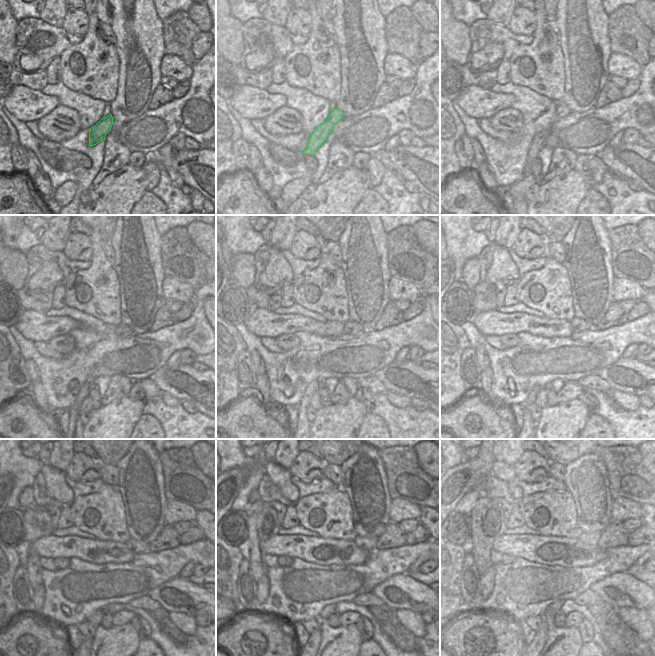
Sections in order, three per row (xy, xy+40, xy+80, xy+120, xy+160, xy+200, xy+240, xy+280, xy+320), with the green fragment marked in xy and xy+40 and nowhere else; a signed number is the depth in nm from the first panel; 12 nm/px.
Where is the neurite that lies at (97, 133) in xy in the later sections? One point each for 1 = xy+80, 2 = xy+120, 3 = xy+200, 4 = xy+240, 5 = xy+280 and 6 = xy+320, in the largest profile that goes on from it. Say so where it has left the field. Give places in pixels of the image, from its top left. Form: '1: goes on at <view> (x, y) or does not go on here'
1: goes on at xy+80 (539, 141)
2: goes on at xy+120 (84, 392)
3: goes on at xy+200 (527, 418)
4: goes on at xy+240 (137, 547)
5: goes on at xy+280 (363, 542)
6: goes on at xy+320 (592, 538)

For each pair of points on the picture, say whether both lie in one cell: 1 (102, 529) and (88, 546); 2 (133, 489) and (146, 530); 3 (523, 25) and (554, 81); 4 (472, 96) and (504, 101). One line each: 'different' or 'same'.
1: different
2: same
3: different
4: same

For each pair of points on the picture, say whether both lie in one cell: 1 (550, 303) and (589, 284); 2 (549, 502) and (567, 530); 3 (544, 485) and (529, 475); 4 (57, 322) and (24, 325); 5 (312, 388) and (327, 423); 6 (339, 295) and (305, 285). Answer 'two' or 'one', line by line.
1: two
2: one
3: two
4: one
5: two
6: one

